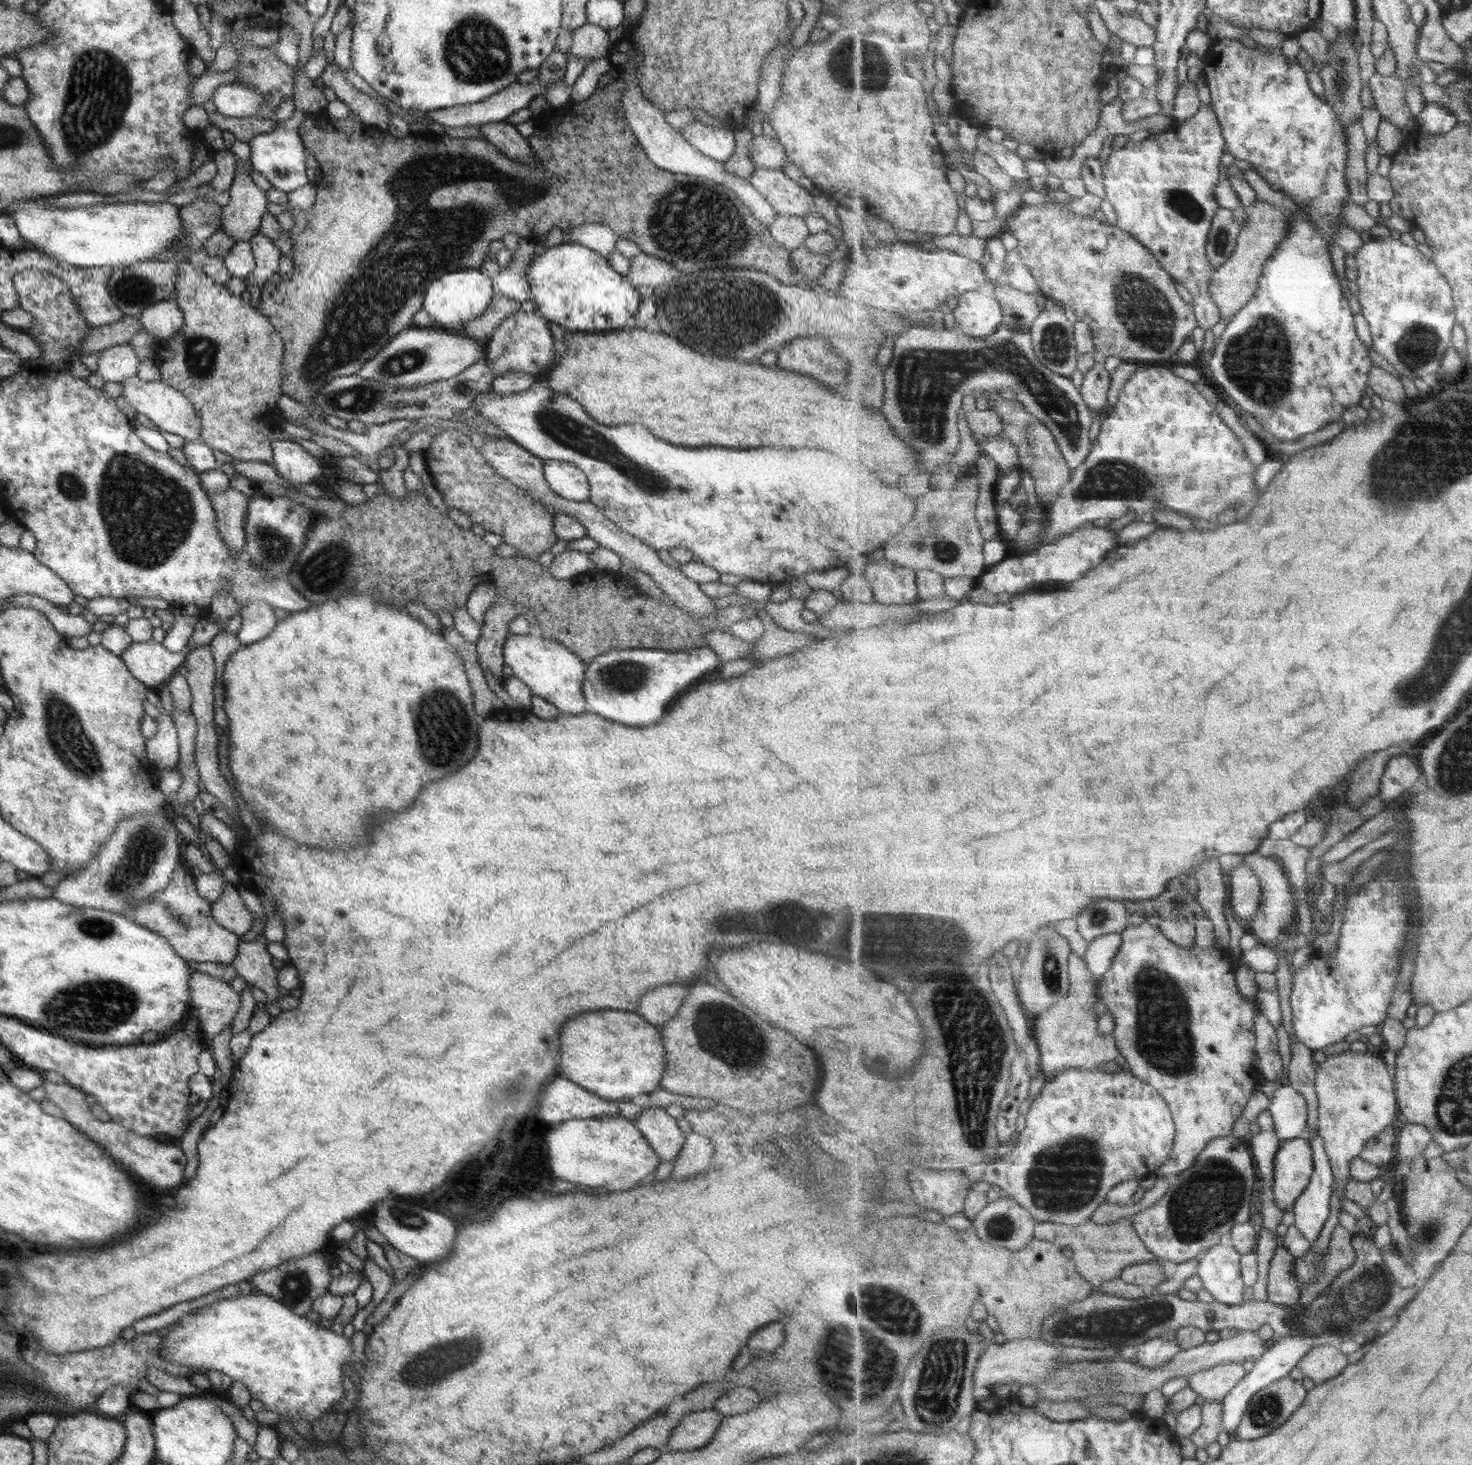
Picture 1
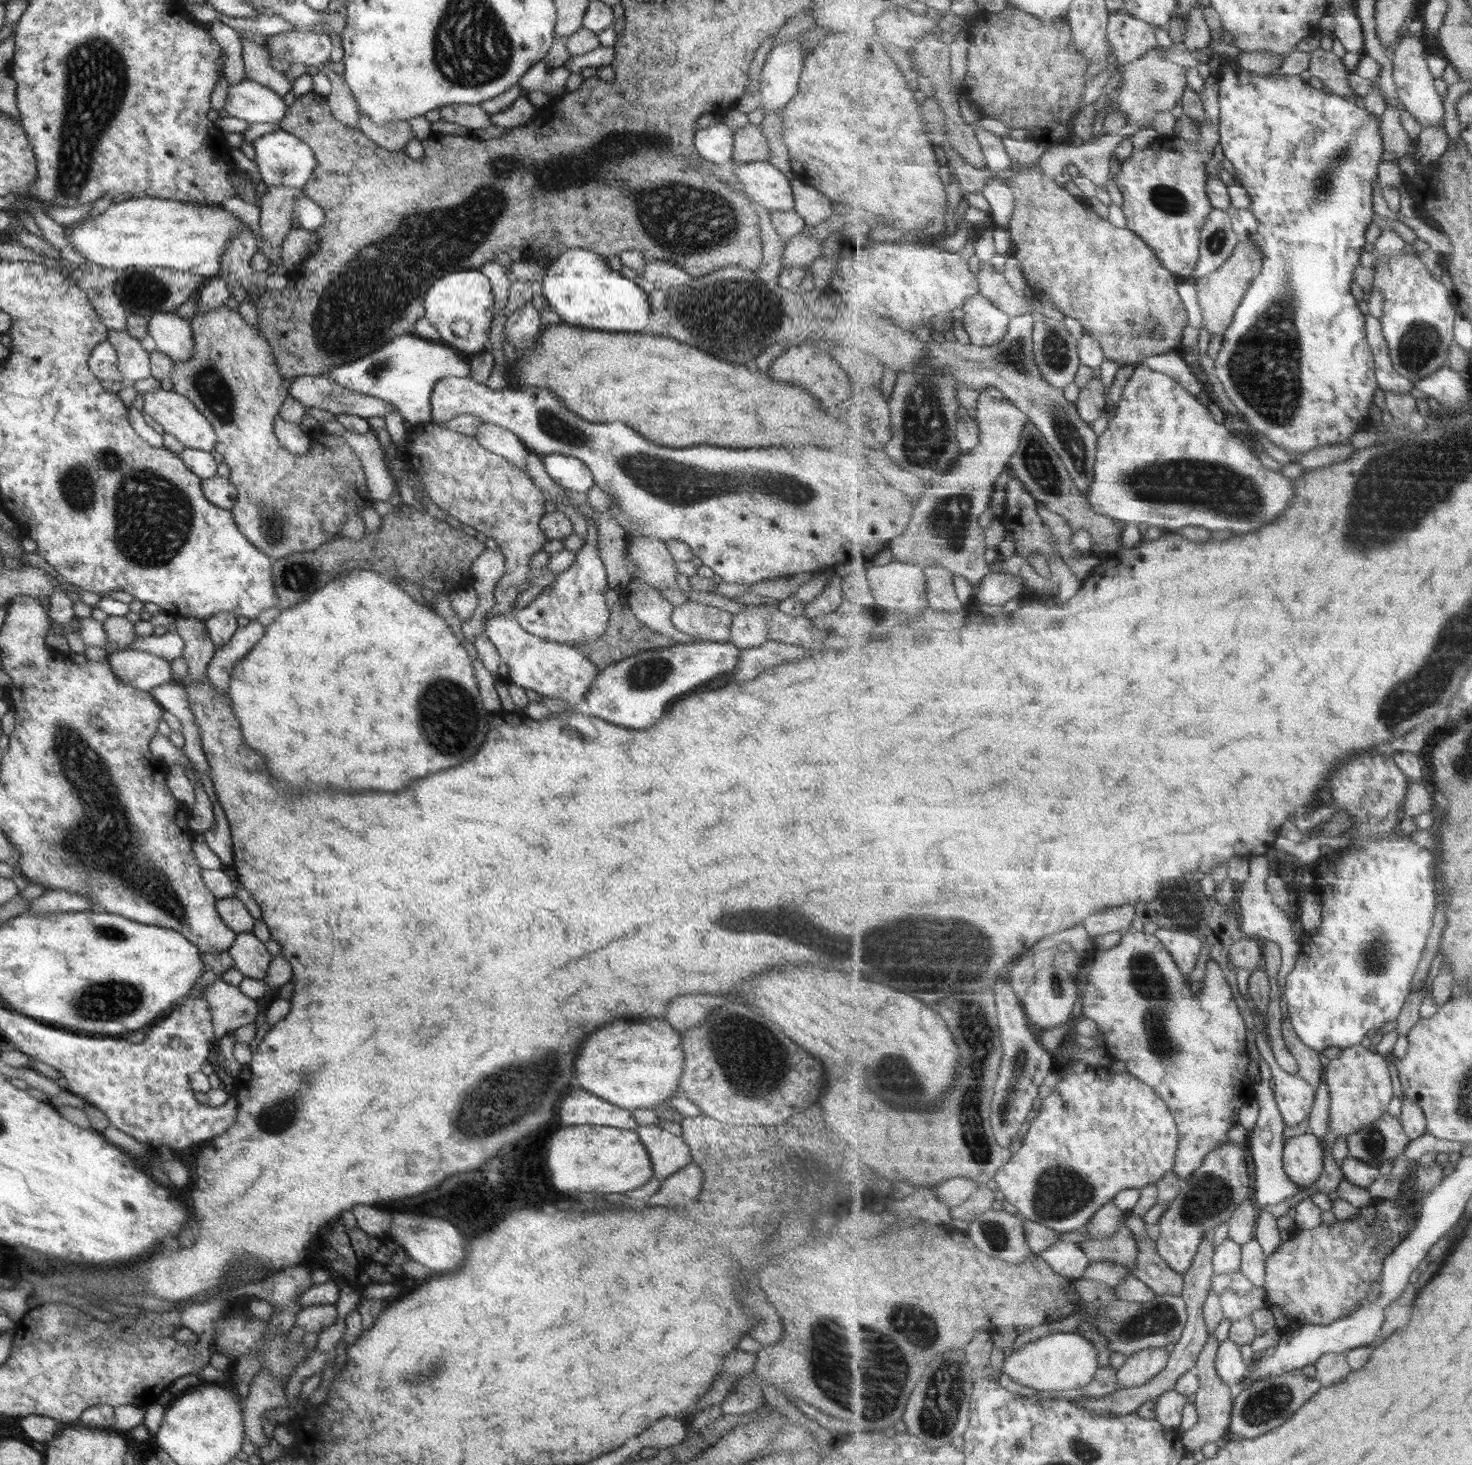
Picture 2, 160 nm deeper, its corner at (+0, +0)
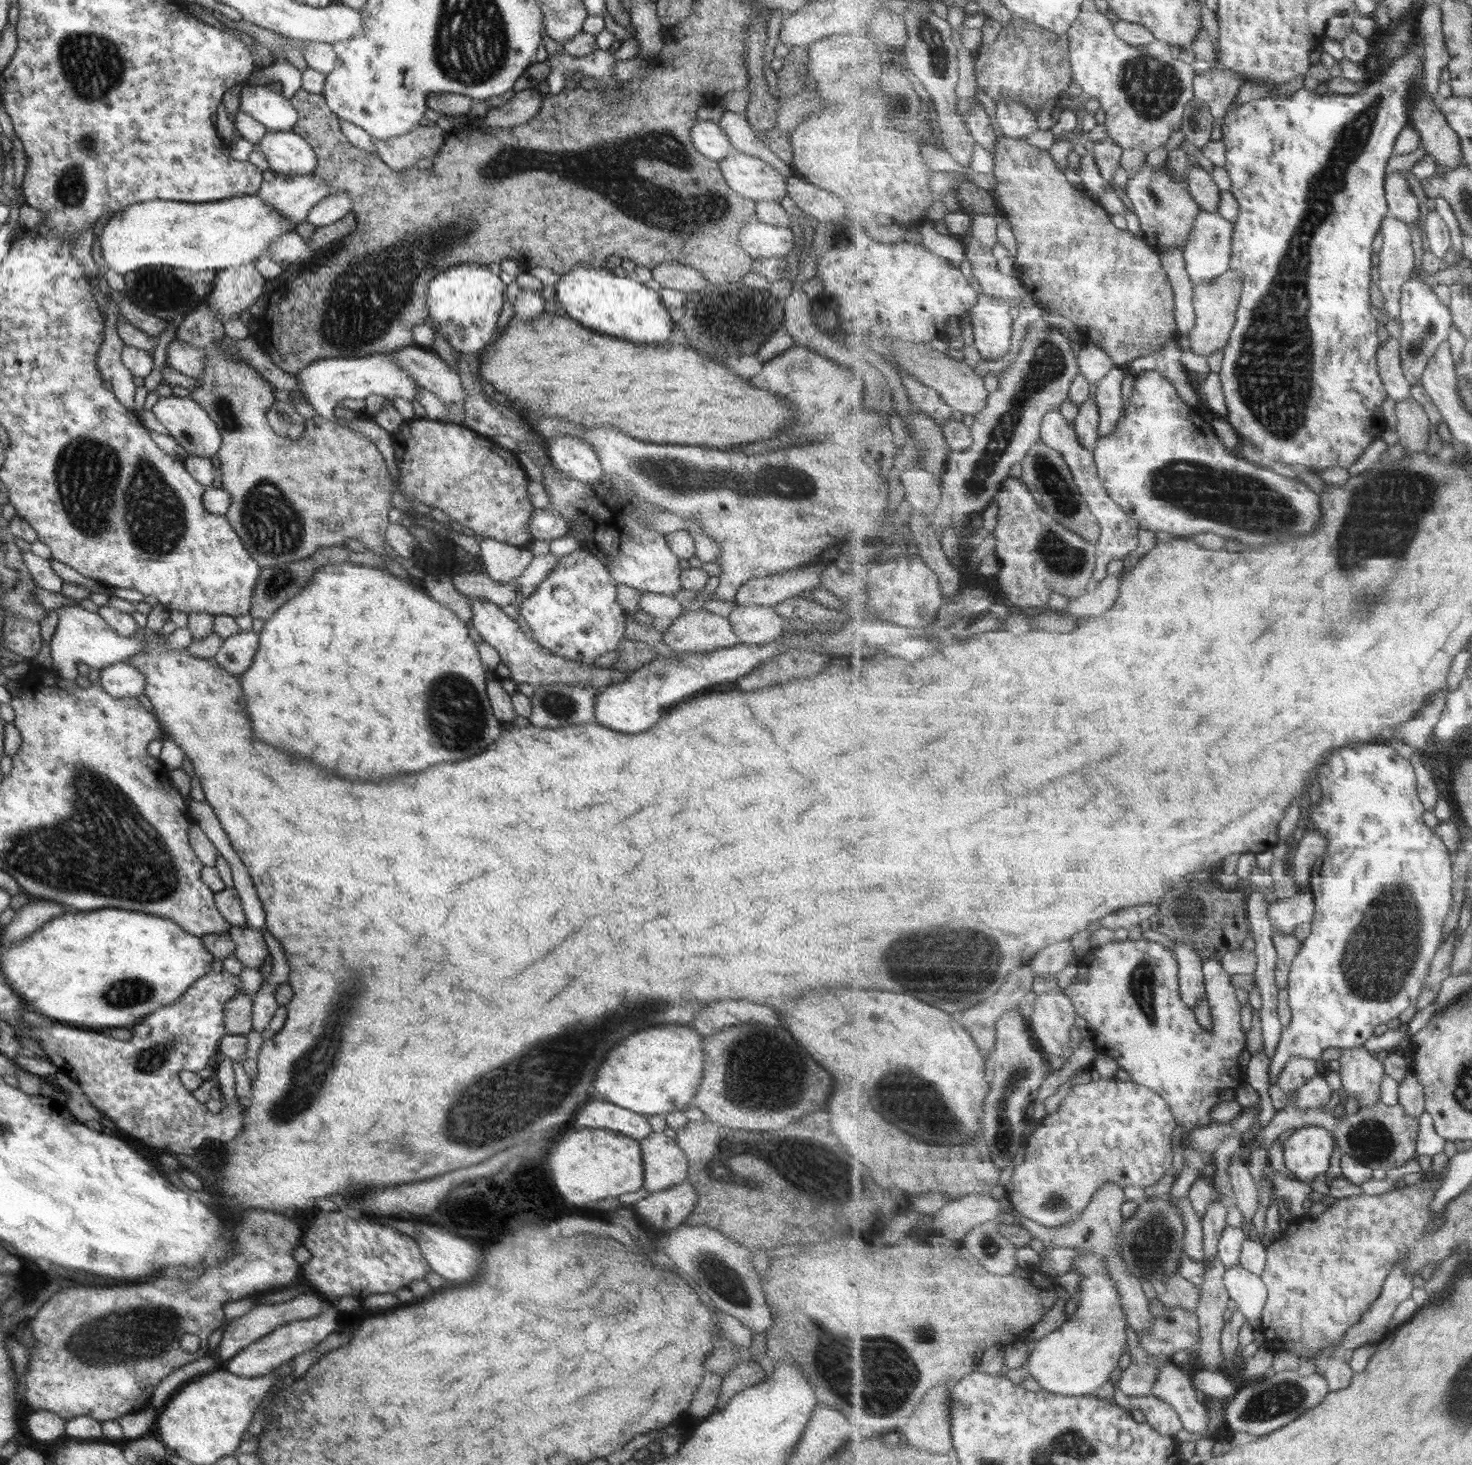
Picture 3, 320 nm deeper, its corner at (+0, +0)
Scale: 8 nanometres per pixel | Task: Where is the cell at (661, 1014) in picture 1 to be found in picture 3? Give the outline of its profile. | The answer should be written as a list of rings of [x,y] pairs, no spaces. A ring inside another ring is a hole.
[[[725,1000],[725,1002],[715,1002],[703,1007],[694,1020],[687,1026],[695,1029],[702,1037],[721,1032],[726,1026],[742,1025],[747,1022],[758,1022],[767,1026],[782,1026],[782,1018],[775,1014],[773,1010],[765,1006],[757,1006],[751,1002],[735,1002],[735,1000]]]

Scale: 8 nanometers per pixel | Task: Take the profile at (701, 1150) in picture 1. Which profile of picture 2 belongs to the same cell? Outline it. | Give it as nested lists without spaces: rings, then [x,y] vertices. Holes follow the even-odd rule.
[[[692,1161],[679,1172],[660,1181],[660,1185],[651,1200],[651,1206],[679,1206],[691,1202],[701,1190],[702,1172]]]

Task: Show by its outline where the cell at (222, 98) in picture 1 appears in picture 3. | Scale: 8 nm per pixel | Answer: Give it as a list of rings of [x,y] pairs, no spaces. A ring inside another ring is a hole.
[[[243,84],[238,101],[238,108],[262,124],[268,132],[289,132],[298,119],[290,100],[265,85]]]

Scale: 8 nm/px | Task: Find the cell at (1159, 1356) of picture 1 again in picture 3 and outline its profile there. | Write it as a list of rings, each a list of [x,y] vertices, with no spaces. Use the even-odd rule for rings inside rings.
[[[1161,1355],[1155,1358],[1153,1363],[1135,1363],[1131,1361],[1129,1366],[1122,1372],[1118,1388],[1130,1397],[1145,1397],[1152,1394],[1153,1384],[1159,1376],[1161,1366],[1169,1364],[1171,1358]]]

